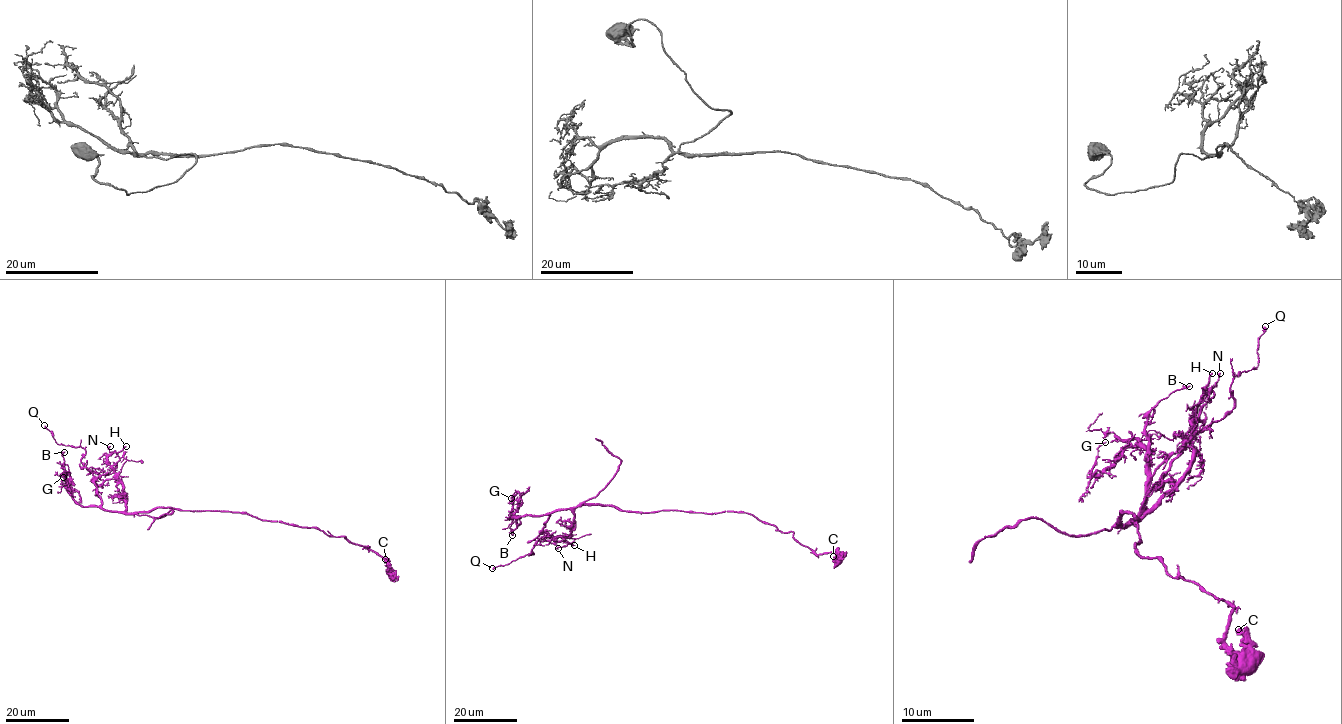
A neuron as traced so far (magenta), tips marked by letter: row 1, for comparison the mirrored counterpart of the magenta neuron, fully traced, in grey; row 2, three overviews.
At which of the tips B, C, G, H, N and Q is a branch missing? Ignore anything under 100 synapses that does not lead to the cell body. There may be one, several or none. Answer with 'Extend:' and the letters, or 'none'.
Extend: none

